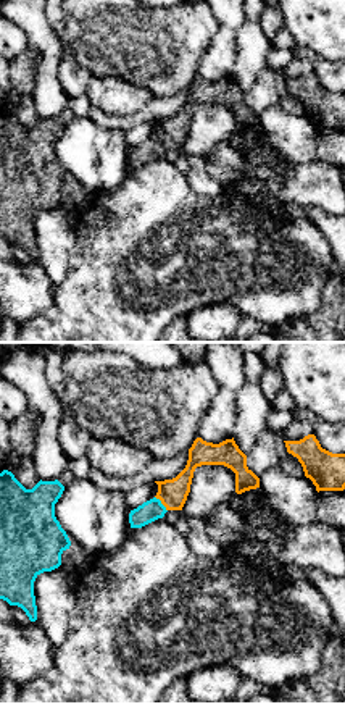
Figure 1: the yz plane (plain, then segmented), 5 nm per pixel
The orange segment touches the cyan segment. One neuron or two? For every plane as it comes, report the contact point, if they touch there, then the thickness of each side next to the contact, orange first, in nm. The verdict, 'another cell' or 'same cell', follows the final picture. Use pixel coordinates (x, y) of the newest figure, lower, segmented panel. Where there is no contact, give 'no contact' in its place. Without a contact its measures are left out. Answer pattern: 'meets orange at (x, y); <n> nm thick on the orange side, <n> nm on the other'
meets orange at (162, 502); 140 nm thick on the orange side, 110 nm on the other

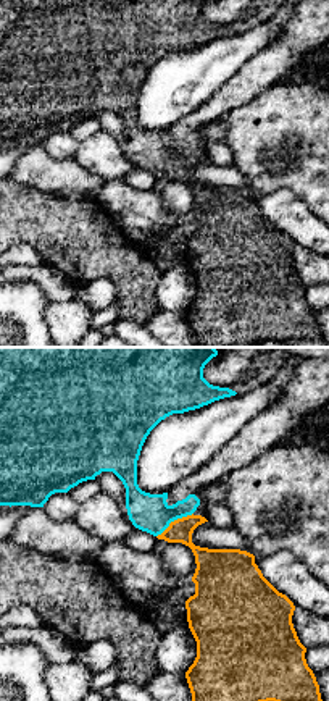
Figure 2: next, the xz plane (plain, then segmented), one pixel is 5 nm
meets orange at (174, 520); 120 nm thick on the orange side, 190 nm on the other

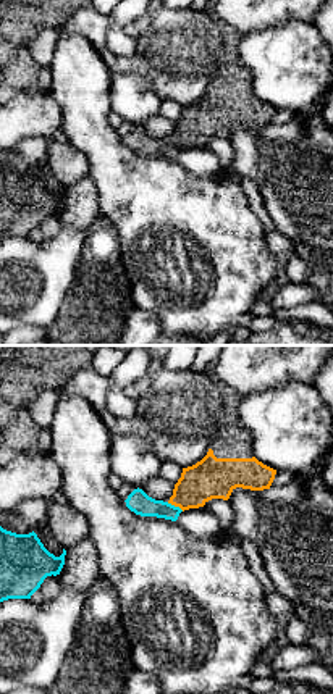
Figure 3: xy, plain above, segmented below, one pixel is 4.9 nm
meets orange at (175, 505); 200 nm thick on the orange side, 110 nm on the other

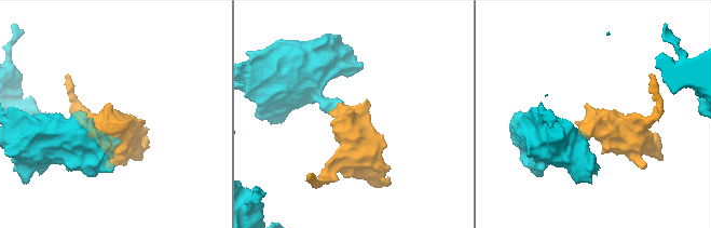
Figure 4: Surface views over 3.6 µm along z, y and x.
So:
same cell

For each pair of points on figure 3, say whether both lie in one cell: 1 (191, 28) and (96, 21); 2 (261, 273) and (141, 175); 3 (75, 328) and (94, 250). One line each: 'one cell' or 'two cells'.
1: one cell
2: one cell
3: one cell

